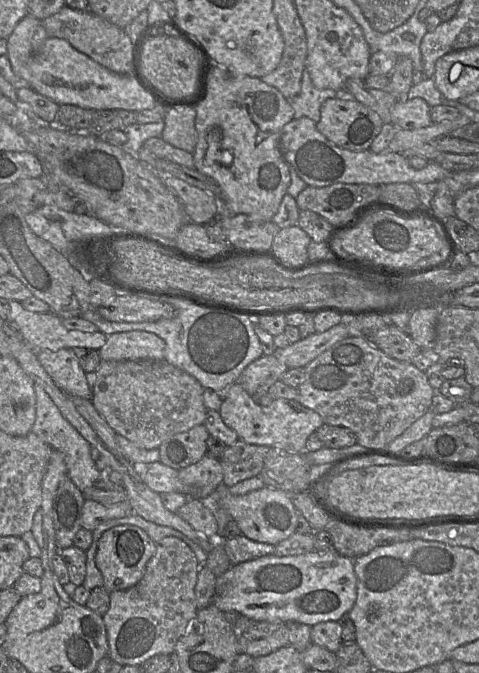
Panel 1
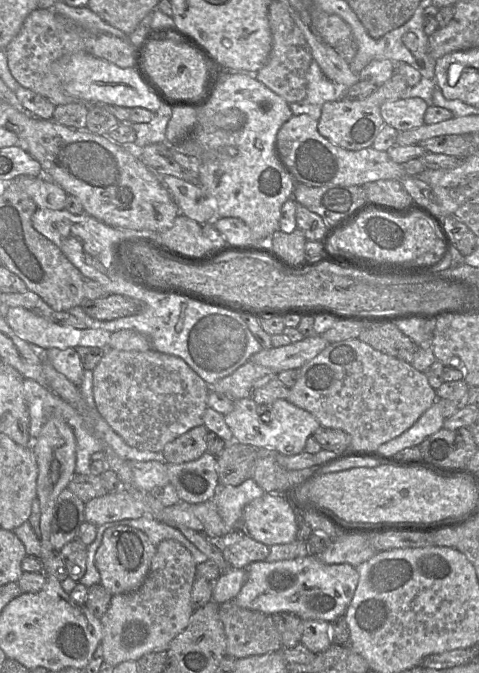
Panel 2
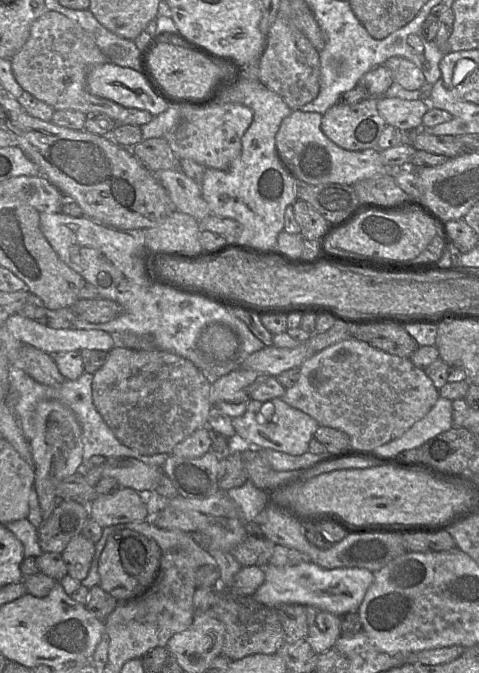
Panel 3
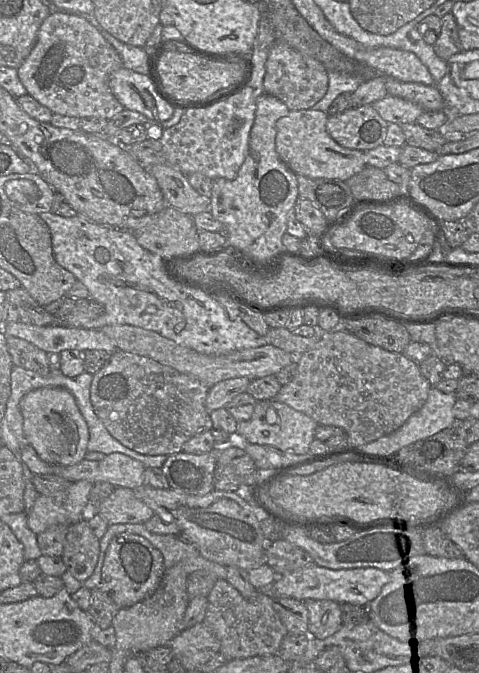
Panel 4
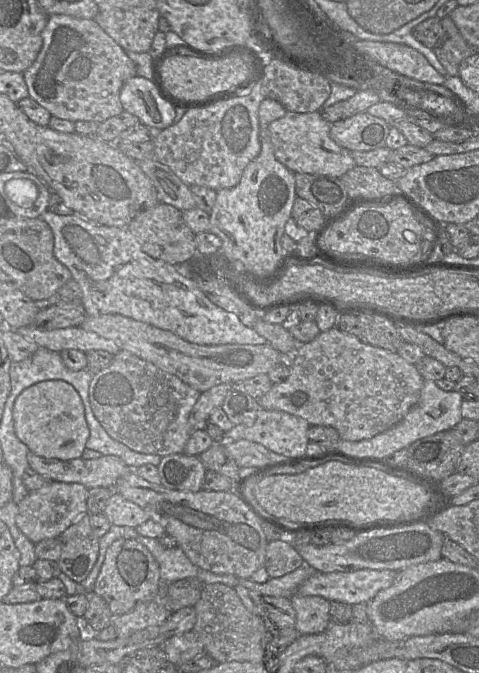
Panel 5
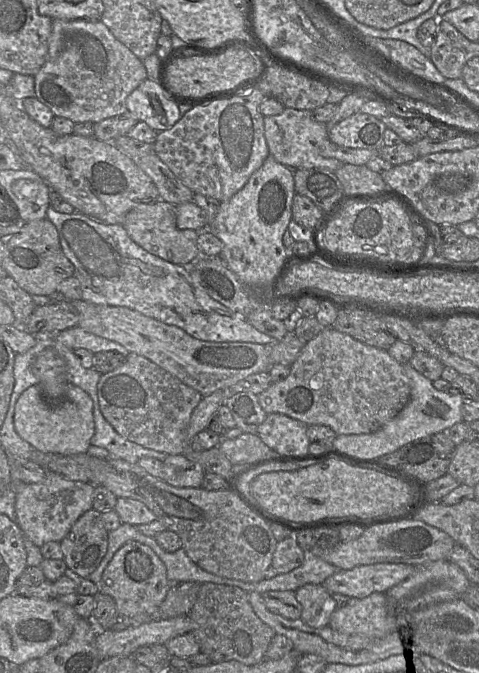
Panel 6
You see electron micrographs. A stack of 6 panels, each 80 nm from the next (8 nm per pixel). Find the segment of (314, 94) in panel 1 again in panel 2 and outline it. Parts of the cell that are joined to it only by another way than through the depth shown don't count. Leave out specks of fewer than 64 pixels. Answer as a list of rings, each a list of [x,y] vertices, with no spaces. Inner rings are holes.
[[[313,59],[307,73],[306,97],[302,101],[290,103],[289,107],[293,115],[307,114],[319,120],[323,104],[344,98],[348,88],[329,80]]]

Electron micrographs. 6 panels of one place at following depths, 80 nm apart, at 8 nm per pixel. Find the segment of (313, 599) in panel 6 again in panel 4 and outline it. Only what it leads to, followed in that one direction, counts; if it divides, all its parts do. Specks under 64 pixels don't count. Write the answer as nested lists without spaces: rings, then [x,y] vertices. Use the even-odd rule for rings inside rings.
[[[330,600],[303,601],[308,611],[308,634],[323,640],[342,627],[341,605]]]

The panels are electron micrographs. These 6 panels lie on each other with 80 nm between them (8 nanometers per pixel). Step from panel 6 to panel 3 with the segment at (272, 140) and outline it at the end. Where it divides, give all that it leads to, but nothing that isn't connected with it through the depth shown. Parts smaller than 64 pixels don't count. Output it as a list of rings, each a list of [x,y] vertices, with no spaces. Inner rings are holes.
[[[293,110],[280,124],[276,133],[276,149],[295,179],[312,185],[338,183],[353,186],[360,180],[394,172],[382,163],[378,148],[348,151],[336,145],[322,132],[321,121],[322,114],[318,112]]]

